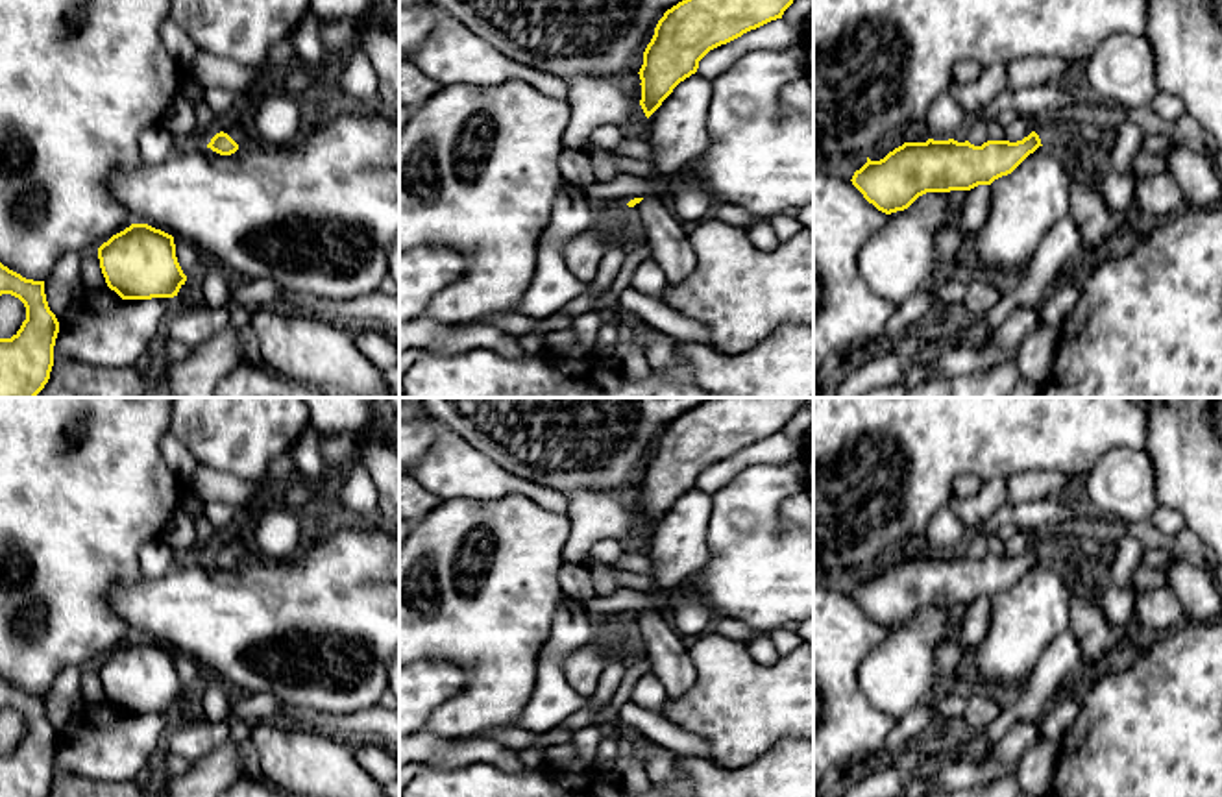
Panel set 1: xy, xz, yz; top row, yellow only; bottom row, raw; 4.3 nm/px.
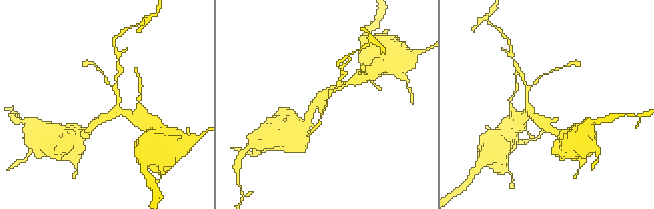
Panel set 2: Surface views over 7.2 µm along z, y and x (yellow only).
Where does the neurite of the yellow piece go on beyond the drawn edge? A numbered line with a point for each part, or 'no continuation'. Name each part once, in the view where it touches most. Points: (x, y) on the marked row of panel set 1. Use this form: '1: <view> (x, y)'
1: xy (239, 132)

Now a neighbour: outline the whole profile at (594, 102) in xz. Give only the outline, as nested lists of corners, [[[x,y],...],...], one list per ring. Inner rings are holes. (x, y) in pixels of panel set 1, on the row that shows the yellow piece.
[[[579,76],[568,85],[571,116],[562,139],[566,148],[588,148],[592,133],[605,124],[627,128],[647,122],[640,102],[627,96],[616,78]]]

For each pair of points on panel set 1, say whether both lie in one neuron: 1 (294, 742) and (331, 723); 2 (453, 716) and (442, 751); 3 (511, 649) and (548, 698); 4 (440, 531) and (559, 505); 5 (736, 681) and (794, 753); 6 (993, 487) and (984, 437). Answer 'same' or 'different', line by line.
1: different
2: different
3: different
4: different
5: different
6: different

